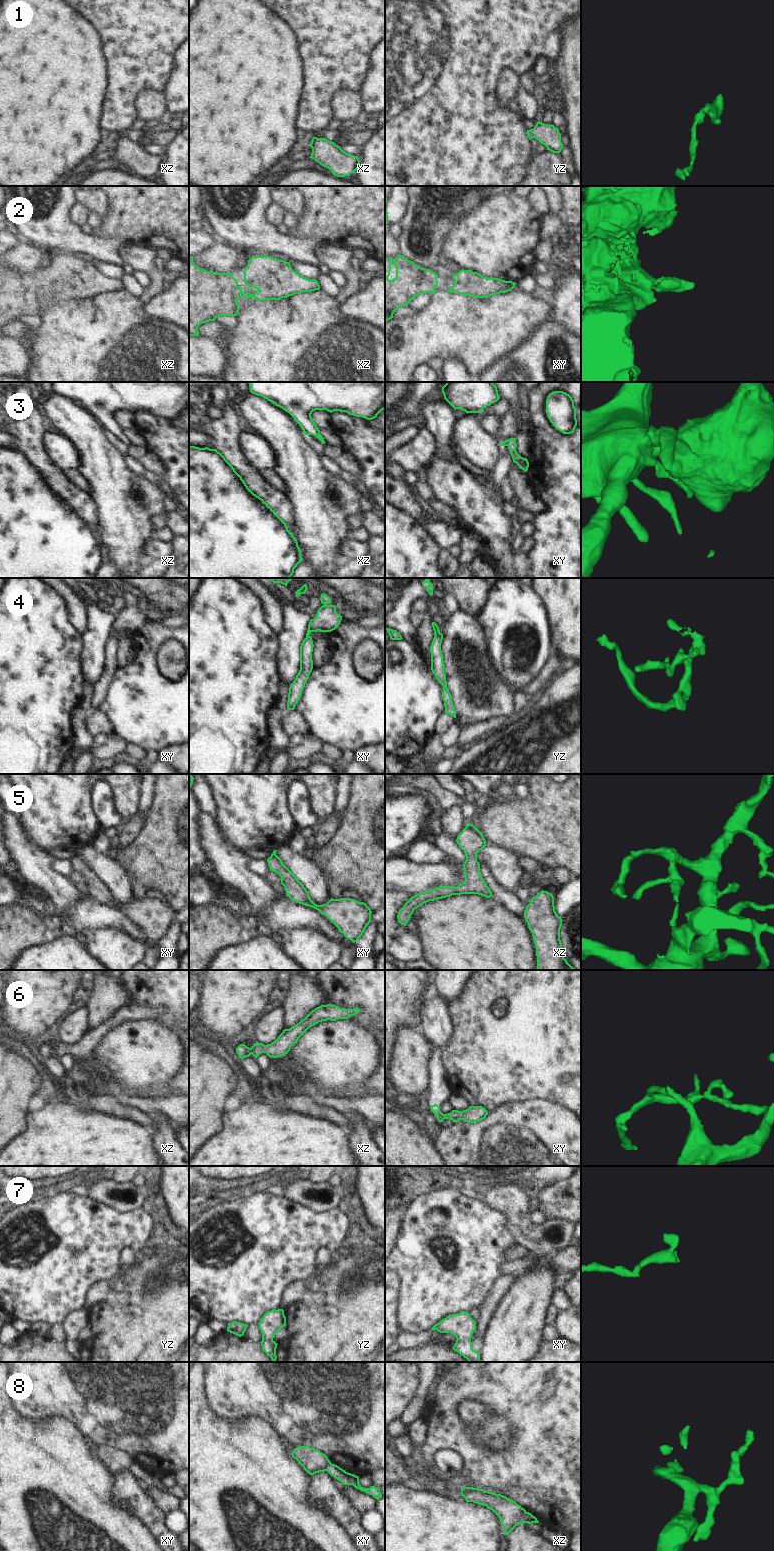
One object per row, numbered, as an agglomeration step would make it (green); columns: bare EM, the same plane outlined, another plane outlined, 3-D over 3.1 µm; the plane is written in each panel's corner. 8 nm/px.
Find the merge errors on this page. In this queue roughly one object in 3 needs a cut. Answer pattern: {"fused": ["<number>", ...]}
{"fused": ["8"]}

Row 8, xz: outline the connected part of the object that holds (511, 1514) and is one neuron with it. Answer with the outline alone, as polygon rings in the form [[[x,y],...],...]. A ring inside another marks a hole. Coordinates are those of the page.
[[[473,1487],[461,1488],[461,1495],[466,1502],[483,1505],[492,1510],[499,1517],[505,1535],[517,1525],[527,1523],[524,1516],[526,1510],[506,1496]]]

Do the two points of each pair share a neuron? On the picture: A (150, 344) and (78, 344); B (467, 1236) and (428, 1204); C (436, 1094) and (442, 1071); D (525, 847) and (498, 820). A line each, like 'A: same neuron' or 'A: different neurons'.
A: same neuron
B: same neuron
C: same neuron
D: same neuron

